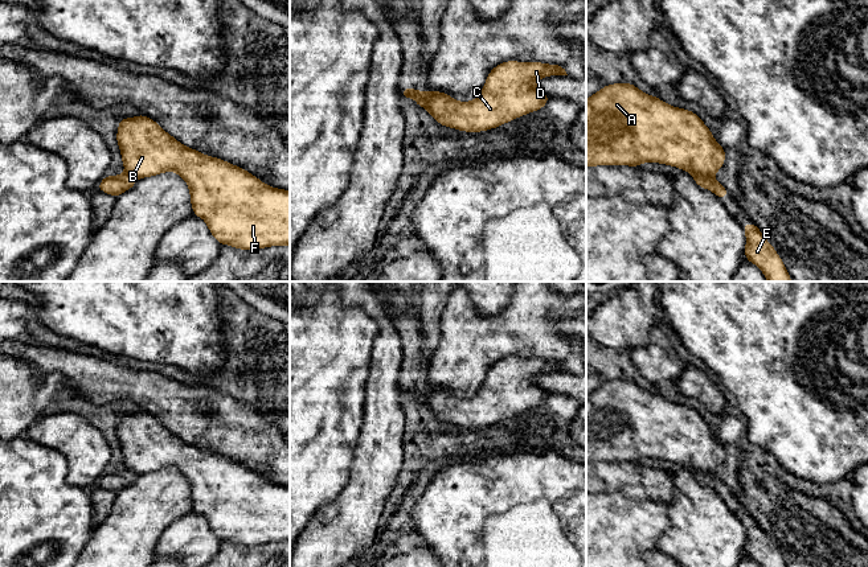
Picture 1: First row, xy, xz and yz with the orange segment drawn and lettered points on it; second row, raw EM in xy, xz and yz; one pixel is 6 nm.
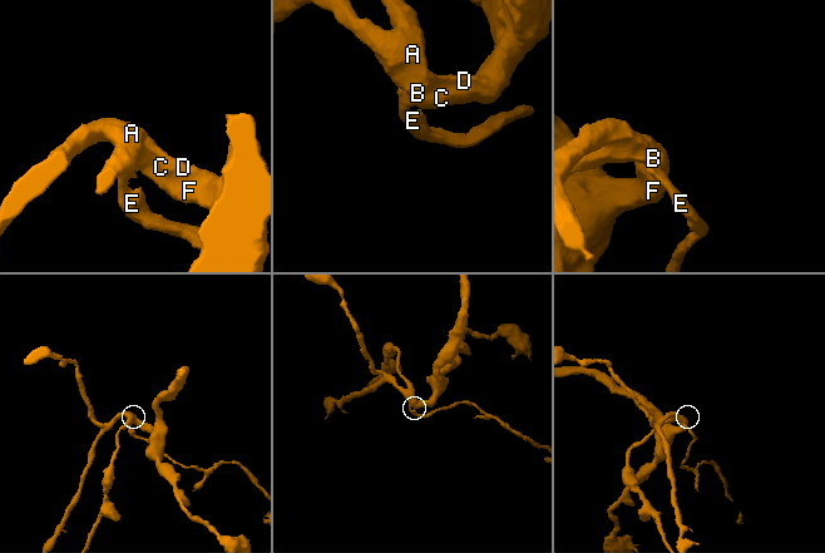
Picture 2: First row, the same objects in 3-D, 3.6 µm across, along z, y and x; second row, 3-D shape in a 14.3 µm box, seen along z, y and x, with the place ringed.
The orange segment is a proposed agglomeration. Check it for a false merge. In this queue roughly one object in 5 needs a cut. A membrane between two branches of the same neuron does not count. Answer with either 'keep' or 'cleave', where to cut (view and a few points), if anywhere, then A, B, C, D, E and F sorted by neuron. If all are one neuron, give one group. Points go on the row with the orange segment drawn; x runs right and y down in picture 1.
cleave; cut yz (692, 173), (713, 179); groups A B C D F / E

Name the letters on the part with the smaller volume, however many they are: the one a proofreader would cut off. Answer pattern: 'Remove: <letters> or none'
Remove: E

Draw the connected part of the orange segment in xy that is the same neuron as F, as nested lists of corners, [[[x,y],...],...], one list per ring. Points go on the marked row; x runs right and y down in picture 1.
[[[144,115],[120,118],[116,141],[123,167],[134,177],[176,172],[188,184],[193,214],[206,222],[218,243],[247,251],[290,246],[290,190],[266,185],[243,168],[185,147]]]

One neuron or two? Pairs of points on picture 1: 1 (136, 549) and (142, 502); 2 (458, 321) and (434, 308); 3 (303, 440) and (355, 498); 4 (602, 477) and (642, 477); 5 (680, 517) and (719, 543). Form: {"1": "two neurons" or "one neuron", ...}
{"1": "one neuron", "2": "two neurons", "3": "two neurons", "4": "one neuron", "5": "one neuron"}

